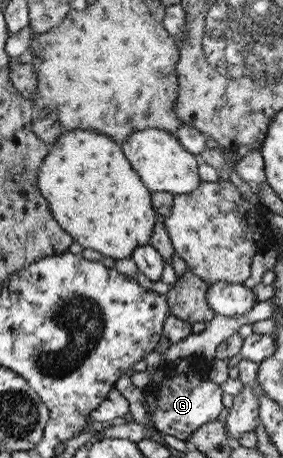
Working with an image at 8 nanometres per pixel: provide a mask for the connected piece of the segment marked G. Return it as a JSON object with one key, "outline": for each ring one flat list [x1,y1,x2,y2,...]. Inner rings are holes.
{"outline":[[196,355,168,360,162,370,161,381,152,382,145,388,141,388,143,391,141,407,151,411,147,413,146,418,155,431,185,440,195,429,210,423,210,421,222,419,225,412,221,402,222,391,219,384,211,382,208,378,210,366,210,361],[147,397,151,397,155,401,153,408,147,406]]}

